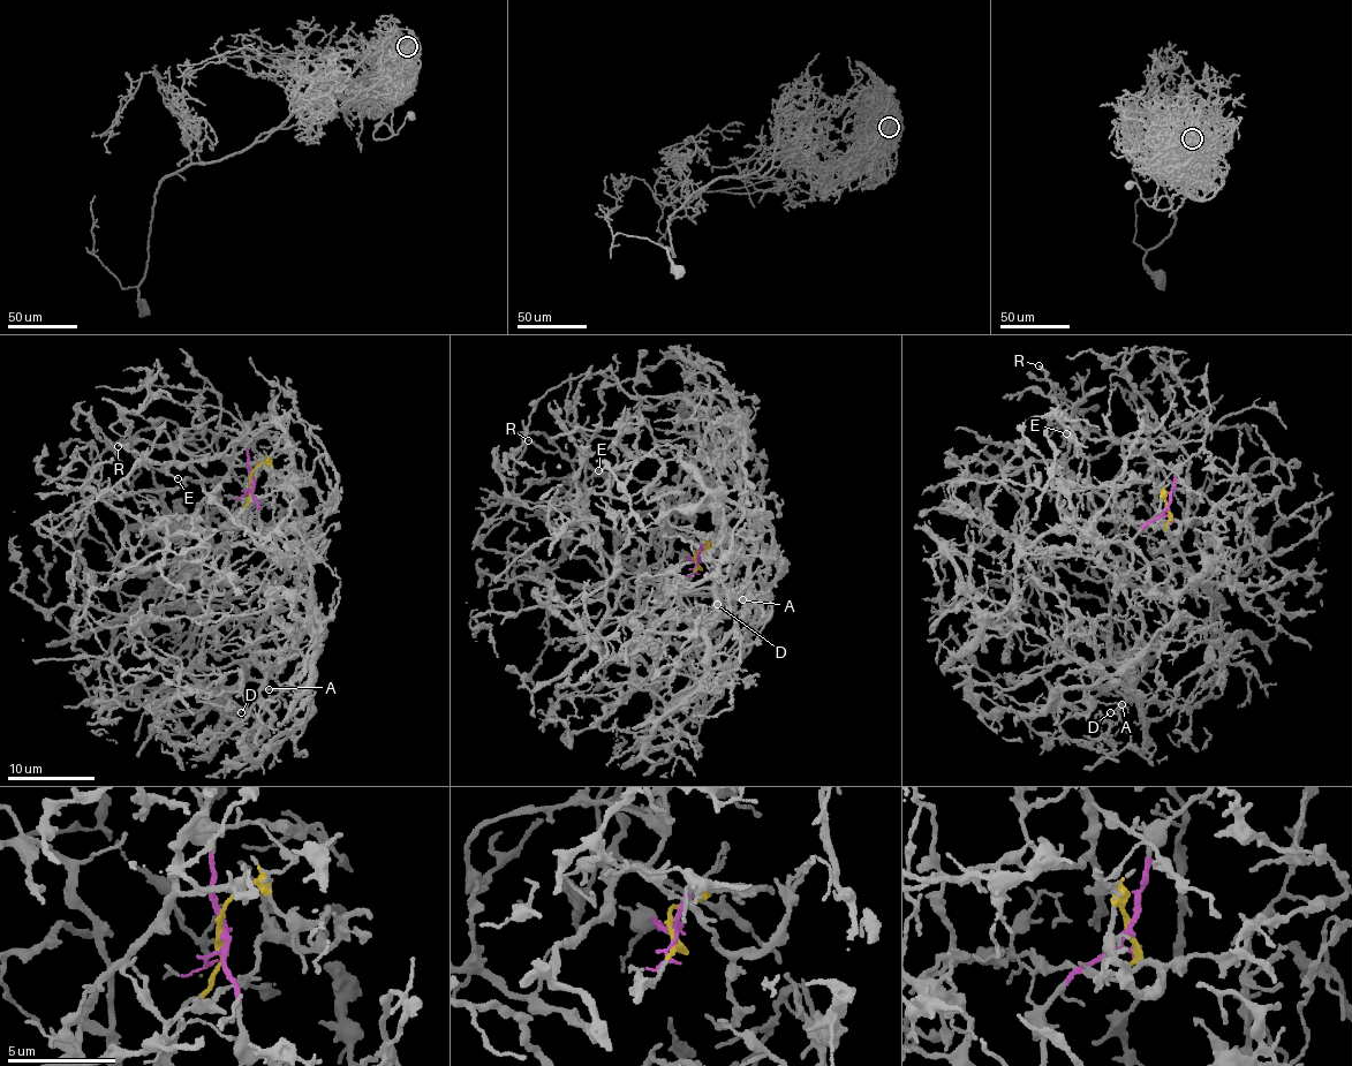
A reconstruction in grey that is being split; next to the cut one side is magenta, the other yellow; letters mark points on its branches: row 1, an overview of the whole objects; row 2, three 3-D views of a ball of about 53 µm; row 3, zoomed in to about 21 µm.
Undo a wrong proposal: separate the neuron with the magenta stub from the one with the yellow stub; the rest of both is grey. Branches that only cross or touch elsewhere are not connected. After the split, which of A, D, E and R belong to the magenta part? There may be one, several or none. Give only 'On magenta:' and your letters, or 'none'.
On magenta: A, D

